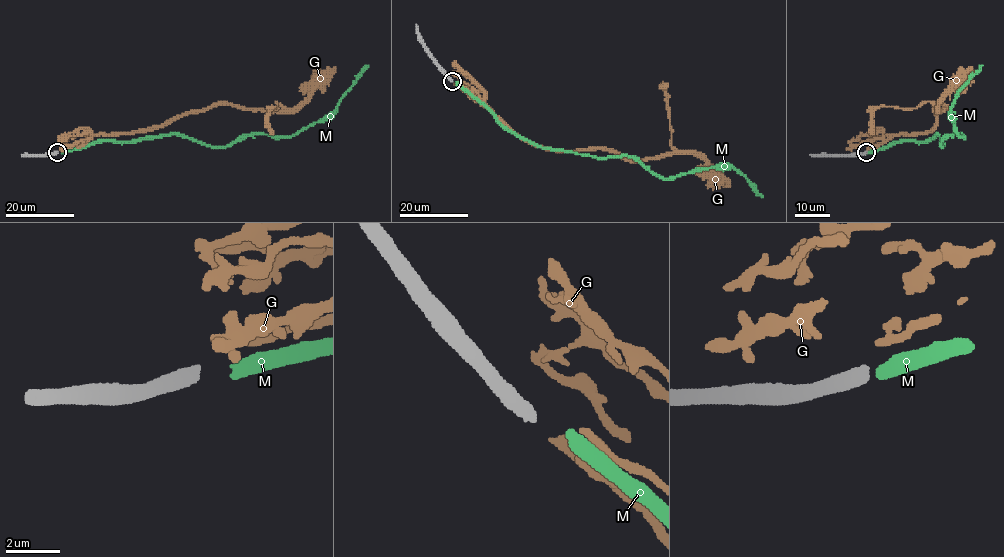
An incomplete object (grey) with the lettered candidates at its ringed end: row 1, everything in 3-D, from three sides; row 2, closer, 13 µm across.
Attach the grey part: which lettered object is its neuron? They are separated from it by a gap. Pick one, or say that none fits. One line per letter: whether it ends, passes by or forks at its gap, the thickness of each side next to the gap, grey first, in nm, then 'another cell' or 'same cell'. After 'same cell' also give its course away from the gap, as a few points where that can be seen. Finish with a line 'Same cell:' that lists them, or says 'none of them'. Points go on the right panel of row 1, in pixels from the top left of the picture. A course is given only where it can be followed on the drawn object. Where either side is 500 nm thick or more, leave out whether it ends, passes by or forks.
G: it ends; calibres 460 and 280 nm; another cell
M: it ends; calibres 460 and 440 nm; same cell; course (867, 152), (935, 134), (942, 145), (948, 135), (963, 135), (954, 130), (950, 108), (982, 65)
Same cell: M

